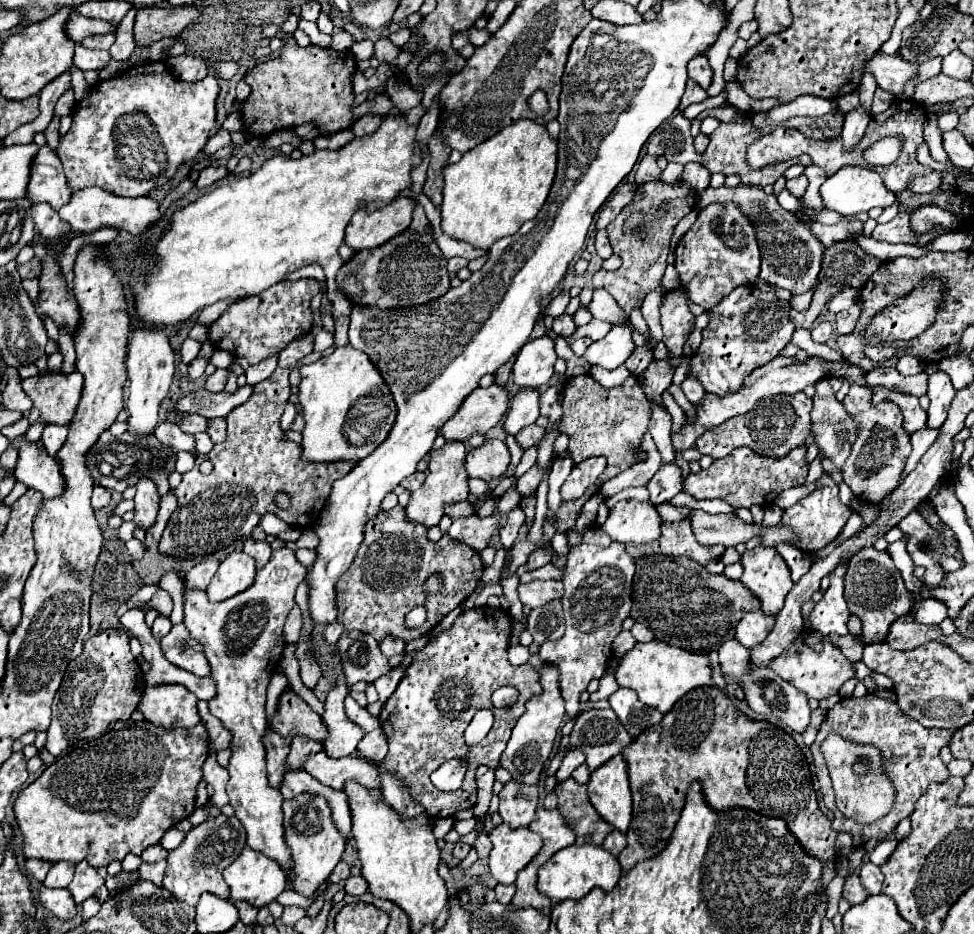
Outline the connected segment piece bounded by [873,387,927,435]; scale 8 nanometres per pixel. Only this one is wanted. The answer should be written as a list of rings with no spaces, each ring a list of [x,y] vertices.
[[[881,387],[873,389],[873,397],[875,397],[875,401],[889,399],[889,401],[893,401],[893,403],[897,403],[901,407],[901,411],[903,411],[903,427],[905,427],[907,435],[913,435],[913,431],[925,429],[927,411],[921,409],[917,397],[897,393],[897,391],[887,391],[887,389],[881,389]]]

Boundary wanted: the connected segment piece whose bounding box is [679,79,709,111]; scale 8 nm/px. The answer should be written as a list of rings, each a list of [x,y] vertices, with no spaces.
[[[691,79],[687,81],[687,89],[685,89],[685,95],[683,95],[683,101],[681,101],[681,105],[679,105],[679,109],[683,111],[687,105],[691,105],[691,103],[701,103],[701,101],[705,101],[709,95],[707,95],[707,91],[701,87],[701,85],[697,85],[697,83],[693,83]]]

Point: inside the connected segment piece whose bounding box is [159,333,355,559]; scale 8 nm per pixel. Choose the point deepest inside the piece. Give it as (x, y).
(254, 462)

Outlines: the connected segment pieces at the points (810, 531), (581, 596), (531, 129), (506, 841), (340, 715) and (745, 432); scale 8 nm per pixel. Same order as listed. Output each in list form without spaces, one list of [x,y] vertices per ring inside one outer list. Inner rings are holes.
[[[823,471],[823,475],[815,481],[815,485],[817,485],[817,489],[813,493],[809,493],[805,499],[801,499],[793,507],[785,509],[785,513],[783,513],[783,525],[791,527],[797,533],[797,537],[799,537],[797,547],[803,549],[803,551],[821,549],[829,541],[833,541],[841,533],[841,529],[843,529],[845,521],[849,519],[849,515],[853,513],[849,507],[845,507],[839,501],[839,487],[837,487],[837,483],[833,481],[833,477],[829,473]]]
[[[599,527],[585,531],[581,545],[569,551],[565,565],[565,635],[555,643],[543,643],[539,657],[551,661],[561,671],[561,691],[565,697],[567,715],[573,719],[579,715],[579,697],[587,689],[591,679],[601,679],[605,663],[611,657],[611,643],[621,631],[623,619],[631,611],[631,581],[635,573],[635,561],[625,553],[625,545],[611,541]]]
[[[531,119],[501,129],[491,139],[467,151],[459,163],[443,167],[441,229],[457,241],[489,251],[493,243],[519,231],[543,207],[555,177],[557,141]]]
[[[507,823],[487,833],[493,849],[489,853],[489,871],[497,883],[511,885],[517,873],[537,855],[541,849],[541,837],[525,827],[511,829]]]
[[[335,649],[335,673],[337,673],[337,685],[335,689],[327,695],[325,701],[325,713],[323,713],[323,723],[329,727],[329,739],[325,743],[325,751],[329,757],[339,759],[339,757],[347,757],[351,753],[355,753],[357,743],[363,739],[365,731],[353,723],[343,707],[345,695],[349,691],[349,687],[345,685],[345,675],[341,671],[341,661]]]
[[[803,393],[795,395],[775,395],[775,397],[765,397],[759,401],[759,405],[749,411],[747,415],[737,415],[729,421],[725,421],[719,427],[713,427],[705,431],[697,439],[697,449],[705,455],[711,455],[713,459],[721,459],[729,455],[735,447],[751,447],[755,453],[763,457],[783,457],[791,449],[799,447],[805,443],[805,439],[811,433],[811,399],[805,397]]]

